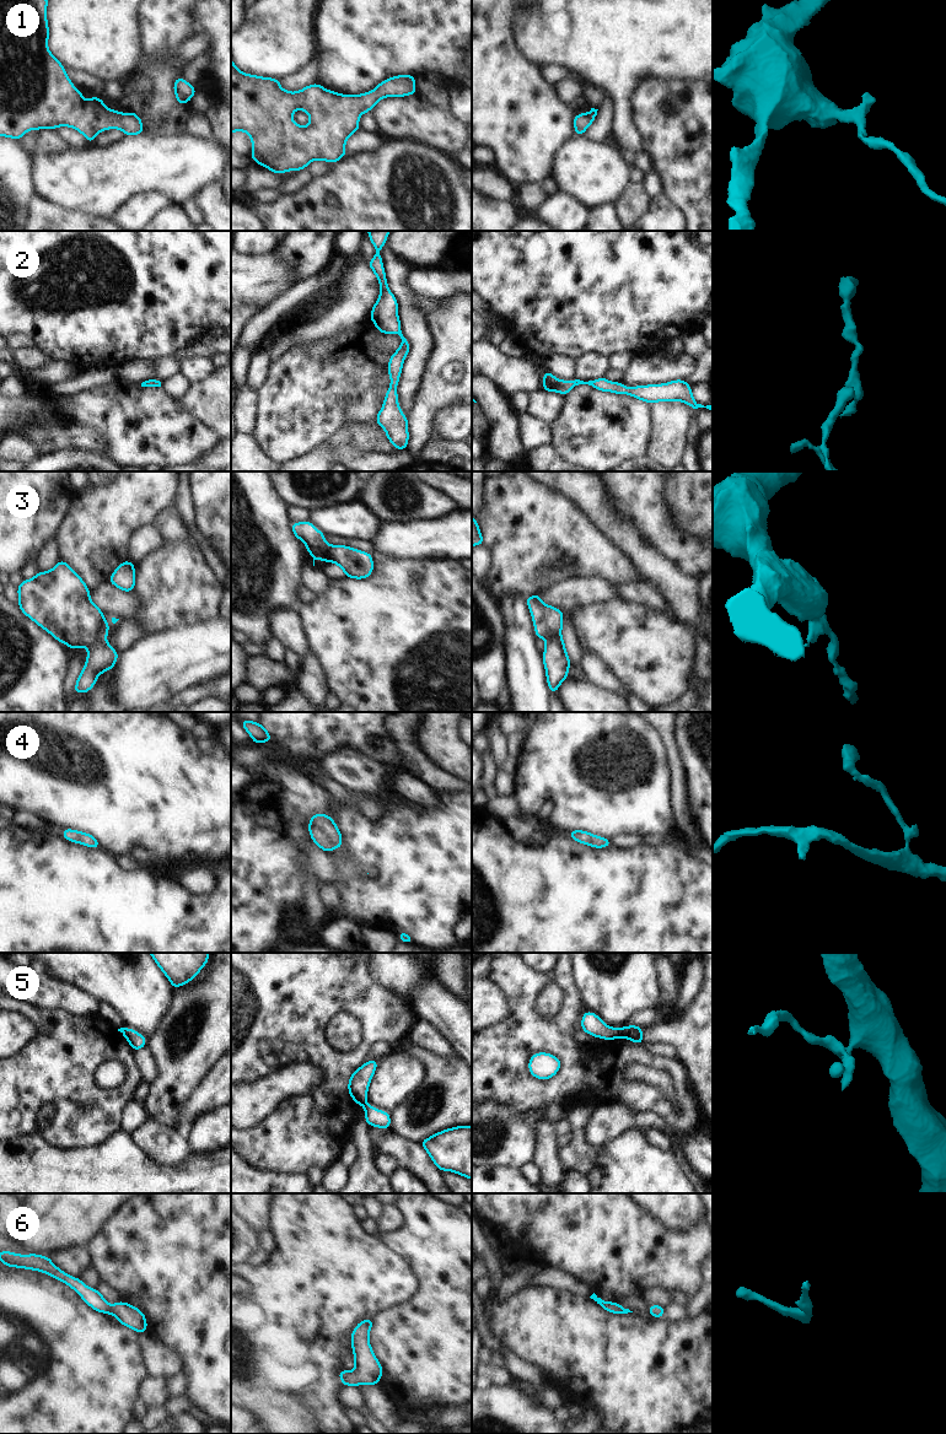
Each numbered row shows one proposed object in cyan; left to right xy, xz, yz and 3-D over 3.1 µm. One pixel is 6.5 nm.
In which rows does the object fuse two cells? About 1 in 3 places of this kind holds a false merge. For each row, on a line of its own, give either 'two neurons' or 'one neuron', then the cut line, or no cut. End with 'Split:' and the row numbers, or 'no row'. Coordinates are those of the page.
1: one neuron | no cut
2: one neuron | no cut
3: two neurons | xy (103, 620), (98, 637), (87, 647)
4: one neuron | no cut
5: two neurons | yz (624, 1028), (619, 1035)
6: one neuron | no cut
Split: 3, 5

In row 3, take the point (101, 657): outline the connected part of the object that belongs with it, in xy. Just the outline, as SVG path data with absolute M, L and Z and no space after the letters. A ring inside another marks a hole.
M103 621L97 641L88 647L85 667L79 674L74 692L88 692L95 686L97 676L115 665L119 653L106 641L108 632L109 625Z

